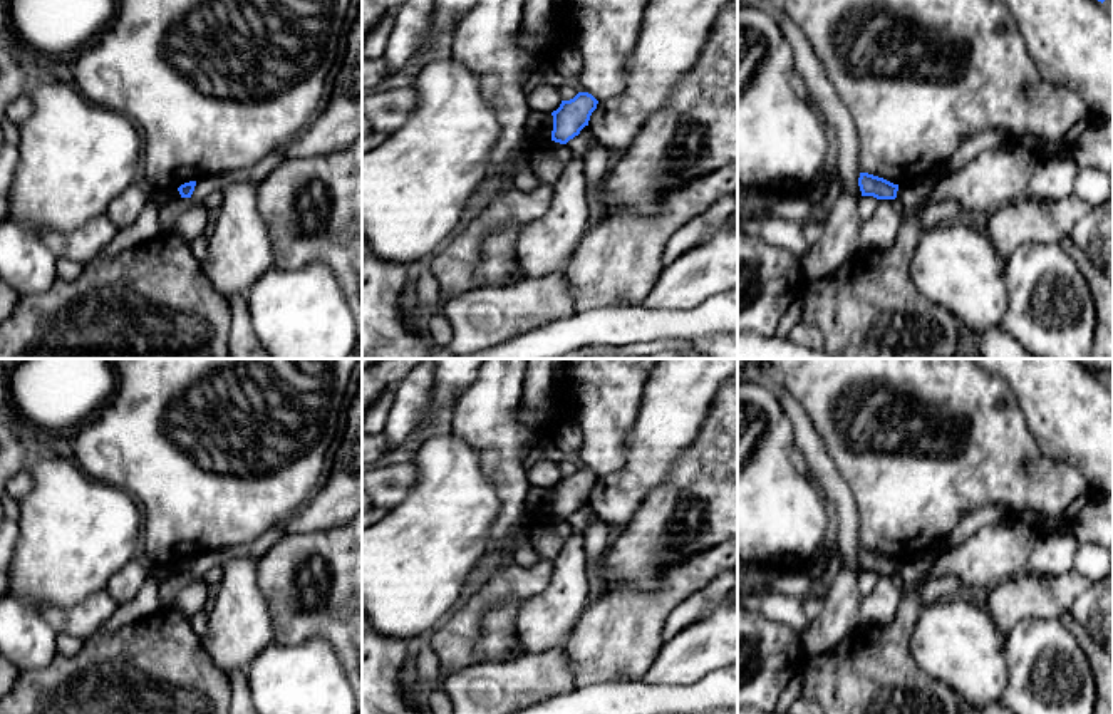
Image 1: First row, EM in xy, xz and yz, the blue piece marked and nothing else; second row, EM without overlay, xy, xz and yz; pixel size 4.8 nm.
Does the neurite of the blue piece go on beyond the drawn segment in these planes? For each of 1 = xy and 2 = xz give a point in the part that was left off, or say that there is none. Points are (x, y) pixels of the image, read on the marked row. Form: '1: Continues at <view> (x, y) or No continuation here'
1: No continuation here
2: No continuation here

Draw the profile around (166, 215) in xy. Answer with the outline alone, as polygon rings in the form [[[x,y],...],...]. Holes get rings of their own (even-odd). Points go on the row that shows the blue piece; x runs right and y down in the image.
[[[178,198],[174,203],[169,203],[164,210],[159,211],[159,226],[163,233],[169,231],[173,218],[181,213],[191,201],[191,198]]]

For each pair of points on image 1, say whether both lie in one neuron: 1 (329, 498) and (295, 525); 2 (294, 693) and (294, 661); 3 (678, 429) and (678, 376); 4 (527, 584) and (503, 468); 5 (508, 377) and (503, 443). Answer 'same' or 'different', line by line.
1: same
2: same
3: same
4: different
5: same

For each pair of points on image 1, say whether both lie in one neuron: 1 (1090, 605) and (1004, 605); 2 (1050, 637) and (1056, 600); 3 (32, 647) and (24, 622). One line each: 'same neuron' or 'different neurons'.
1: different neurons
2: different neurons
3: same neuron

